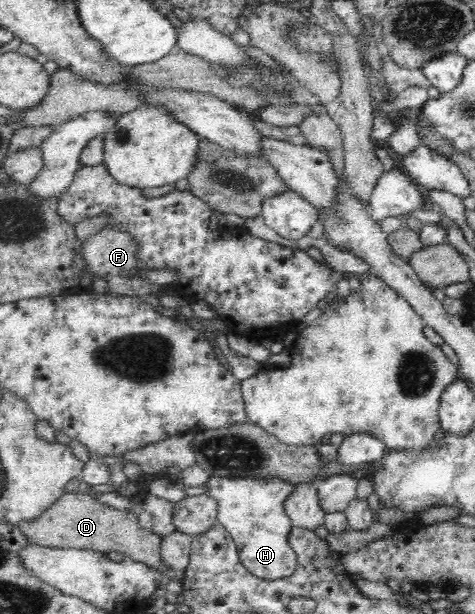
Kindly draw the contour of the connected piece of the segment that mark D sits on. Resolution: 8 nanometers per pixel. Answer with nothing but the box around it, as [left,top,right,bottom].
[18,492,163,568]

